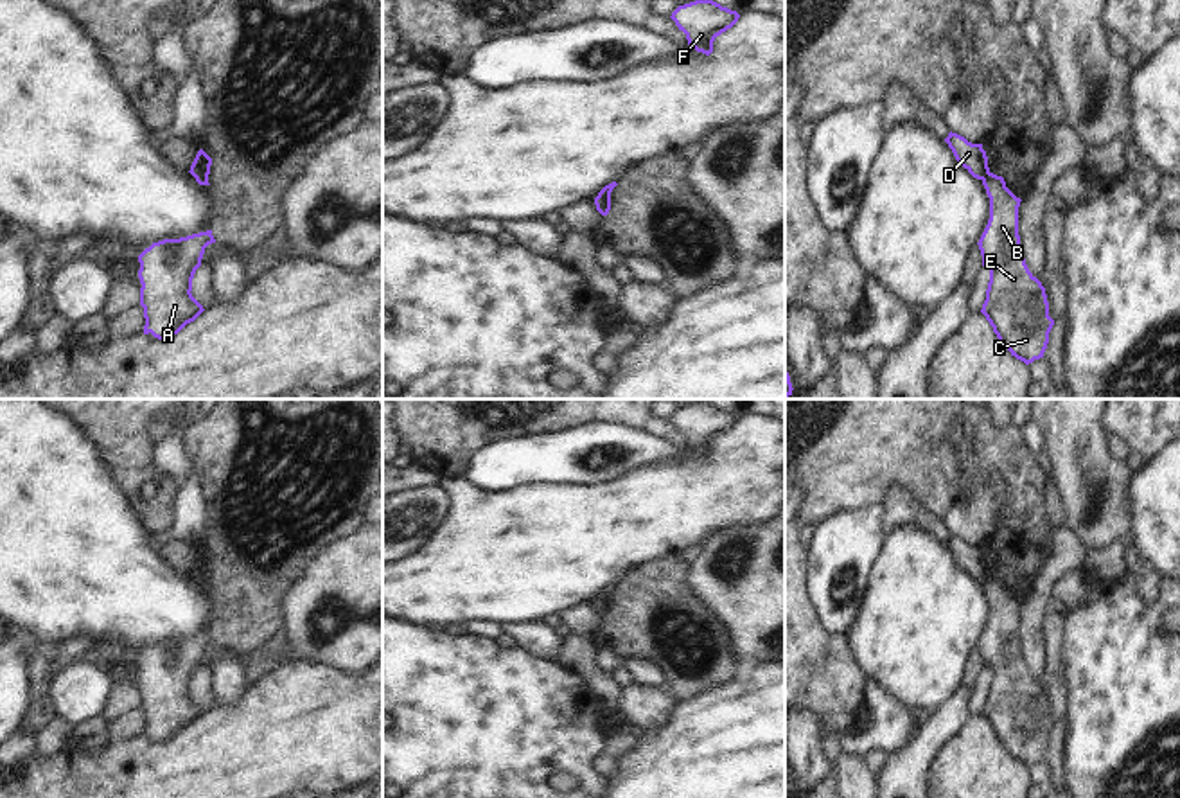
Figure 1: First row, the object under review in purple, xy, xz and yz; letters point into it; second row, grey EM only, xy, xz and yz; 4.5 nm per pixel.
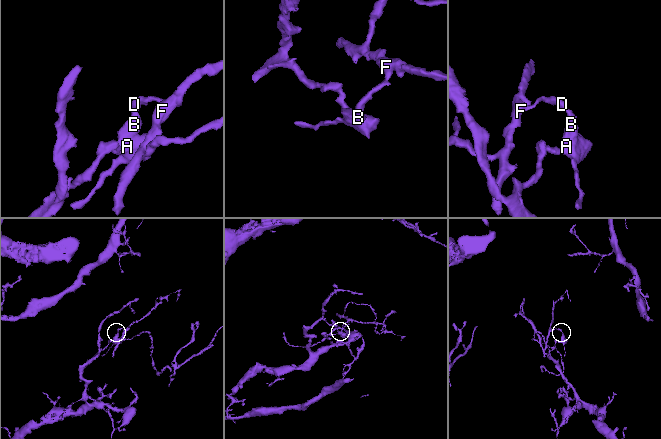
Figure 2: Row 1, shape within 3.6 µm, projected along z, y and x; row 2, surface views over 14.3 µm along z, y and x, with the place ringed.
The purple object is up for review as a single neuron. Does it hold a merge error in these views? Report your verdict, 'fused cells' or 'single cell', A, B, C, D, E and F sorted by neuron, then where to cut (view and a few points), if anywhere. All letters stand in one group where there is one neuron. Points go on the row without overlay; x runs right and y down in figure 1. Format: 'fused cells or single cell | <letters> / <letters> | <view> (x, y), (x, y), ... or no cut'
fused cells | A B C E / D F | yz (988, 574), (981, 581)

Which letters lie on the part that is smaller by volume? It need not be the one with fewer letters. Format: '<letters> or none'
D, F

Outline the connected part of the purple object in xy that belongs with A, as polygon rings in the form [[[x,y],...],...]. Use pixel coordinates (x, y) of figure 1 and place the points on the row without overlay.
[[[207,633],[153,645],[138,658],[144,737],[169,742],[205,714],[190,694],[205,651],[212,645],[212,633]]]

